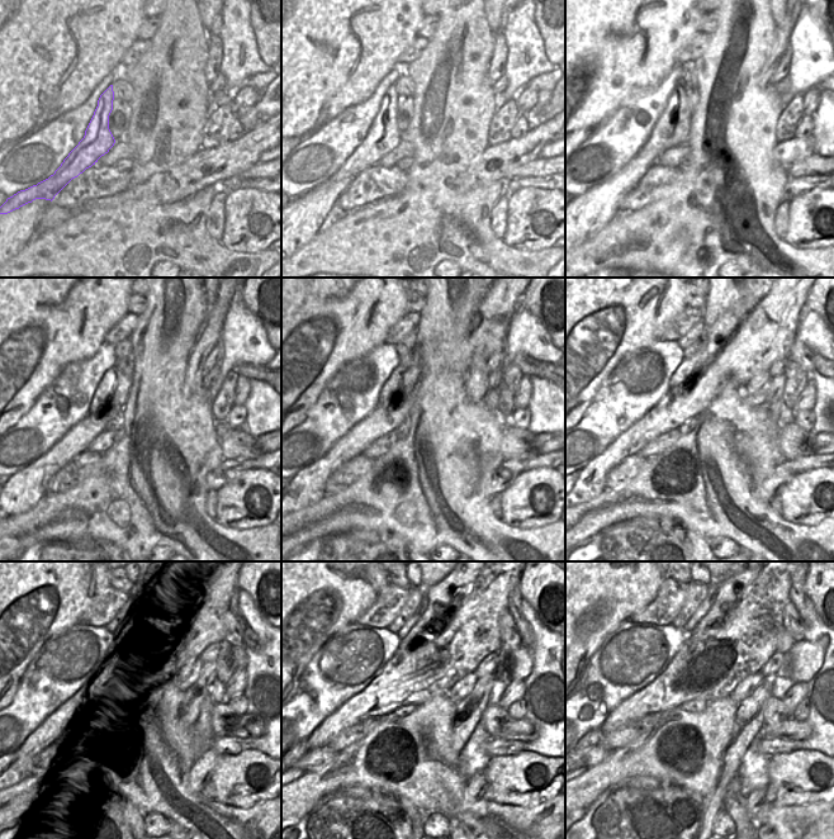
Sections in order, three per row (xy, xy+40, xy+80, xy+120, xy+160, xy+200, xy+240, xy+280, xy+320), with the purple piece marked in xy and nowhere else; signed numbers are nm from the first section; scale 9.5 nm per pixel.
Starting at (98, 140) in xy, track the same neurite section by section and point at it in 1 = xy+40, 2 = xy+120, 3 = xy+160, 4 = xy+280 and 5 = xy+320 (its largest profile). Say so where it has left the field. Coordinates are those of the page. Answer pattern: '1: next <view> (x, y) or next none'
1: next xy+40 (383, 136)
2: next xy+120 (102, 406)
3: next xy+160 (394, 382)
4: next xy+280 (445, 596)
5: next xy+320 (730, 591)

